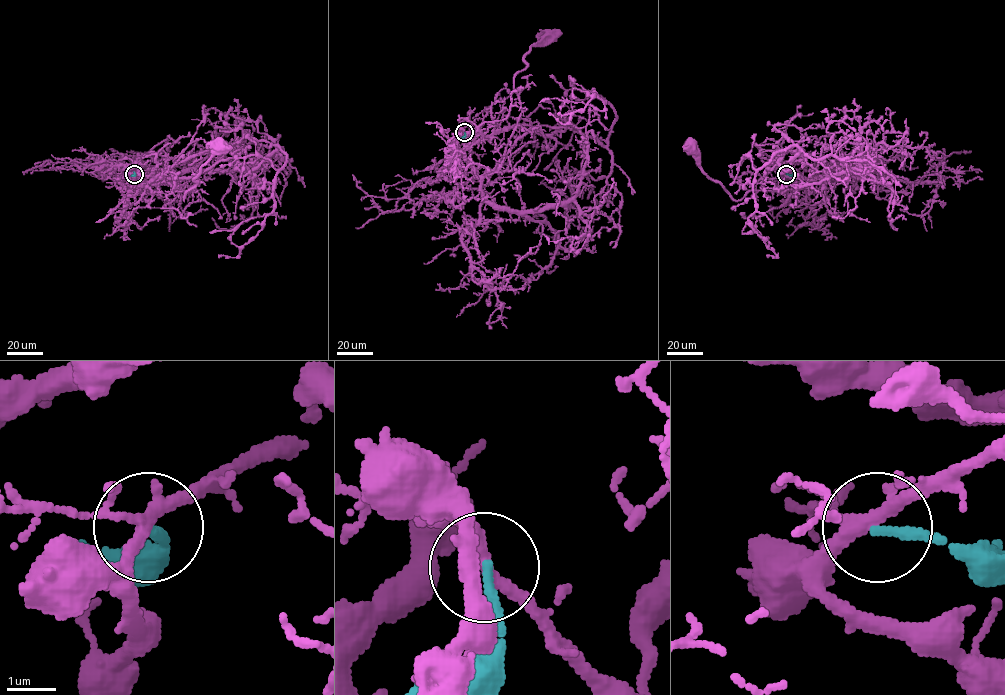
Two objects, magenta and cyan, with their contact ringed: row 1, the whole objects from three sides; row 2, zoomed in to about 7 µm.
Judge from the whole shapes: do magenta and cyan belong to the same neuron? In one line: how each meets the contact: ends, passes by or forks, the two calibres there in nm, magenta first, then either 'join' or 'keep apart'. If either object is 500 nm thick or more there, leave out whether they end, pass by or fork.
magenta forks; cyan ends; calibres 240 and 190 nm; join

